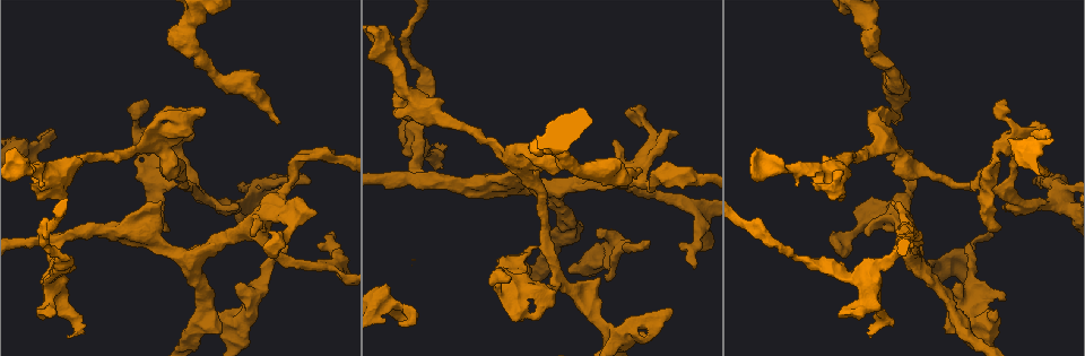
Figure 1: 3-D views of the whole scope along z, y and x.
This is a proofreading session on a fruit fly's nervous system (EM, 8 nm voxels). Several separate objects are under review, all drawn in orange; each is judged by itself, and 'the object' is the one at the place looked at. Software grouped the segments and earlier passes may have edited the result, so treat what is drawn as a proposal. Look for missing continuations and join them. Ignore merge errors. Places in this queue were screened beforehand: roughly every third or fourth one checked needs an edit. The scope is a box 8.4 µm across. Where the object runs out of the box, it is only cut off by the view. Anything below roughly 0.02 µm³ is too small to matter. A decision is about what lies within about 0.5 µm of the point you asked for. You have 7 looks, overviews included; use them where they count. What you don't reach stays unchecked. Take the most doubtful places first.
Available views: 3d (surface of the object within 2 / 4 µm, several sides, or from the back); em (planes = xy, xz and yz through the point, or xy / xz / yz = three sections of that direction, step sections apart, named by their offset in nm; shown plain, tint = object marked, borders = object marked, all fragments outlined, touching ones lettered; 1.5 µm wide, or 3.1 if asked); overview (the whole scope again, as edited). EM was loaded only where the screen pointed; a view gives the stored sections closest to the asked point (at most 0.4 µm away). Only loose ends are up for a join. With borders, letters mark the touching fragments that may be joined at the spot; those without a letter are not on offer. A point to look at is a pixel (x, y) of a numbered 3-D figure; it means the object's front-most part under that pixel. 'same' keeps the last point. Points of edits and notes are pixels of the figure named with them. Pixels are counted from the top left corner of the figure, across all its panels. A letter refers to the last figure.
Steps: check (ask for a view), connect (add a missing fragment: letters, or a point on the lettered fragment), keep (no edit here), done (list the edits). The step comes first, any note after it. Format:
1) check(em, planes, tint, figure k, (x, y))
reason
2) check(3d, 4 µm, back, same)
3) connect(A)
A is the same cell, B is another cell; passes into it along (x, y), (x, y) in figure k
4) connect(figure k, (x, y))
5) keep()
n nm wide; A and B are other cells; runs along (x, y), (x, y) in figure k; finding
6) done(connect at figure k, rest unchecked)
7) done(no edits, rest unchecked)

check(em, planes, tint, figure 1, (641, 170))
stops while still wide

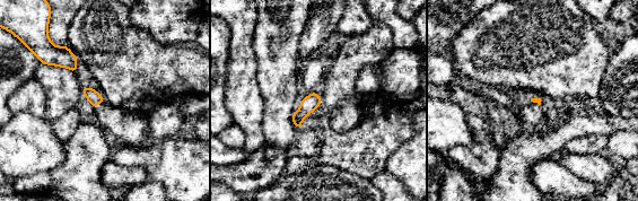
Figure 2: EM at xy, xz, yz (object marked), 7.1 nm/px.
check(em, planes, borders, same)

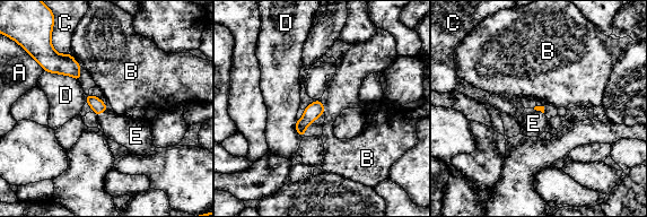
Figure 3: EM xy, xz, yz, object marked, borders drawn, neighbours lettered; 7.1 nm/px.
connect(E)
E is the same cell, A, B, C and D are other cells; passes into it along (96, 104), (102, 111), (124, 131) in figure 3; the neuron continues

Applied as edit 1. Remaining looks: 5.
check(em, planes, borders, figure 1, (168, 227))
free end

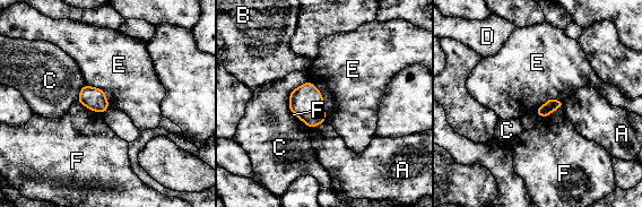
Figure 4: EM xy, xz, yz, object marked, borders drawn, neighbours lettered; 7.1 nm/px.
keep()
A, B, C, D, E and F are other cells; border along (310, 80), (322, 97), (324, 121) in figure 4; no lettered fragment goes on from it

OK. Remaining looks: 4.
check(em, planes, borders, figure 1, (532, 148))
free end

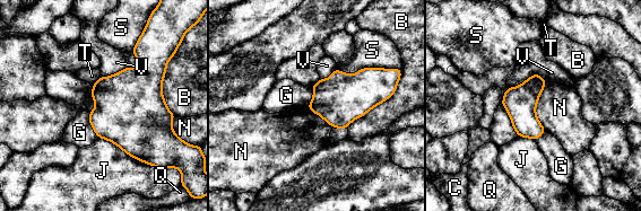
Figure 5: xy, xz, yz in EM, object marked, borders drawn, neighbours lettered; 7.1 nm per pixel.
keep()
240 nm wide; B, C, G, J, N, Q, S, T and V are other cells; border along (546, 81), (536, 106), (544, 130) in figure 5; none of them fits

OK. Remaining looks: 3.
done(connect at figure 3, rest unchecked)

